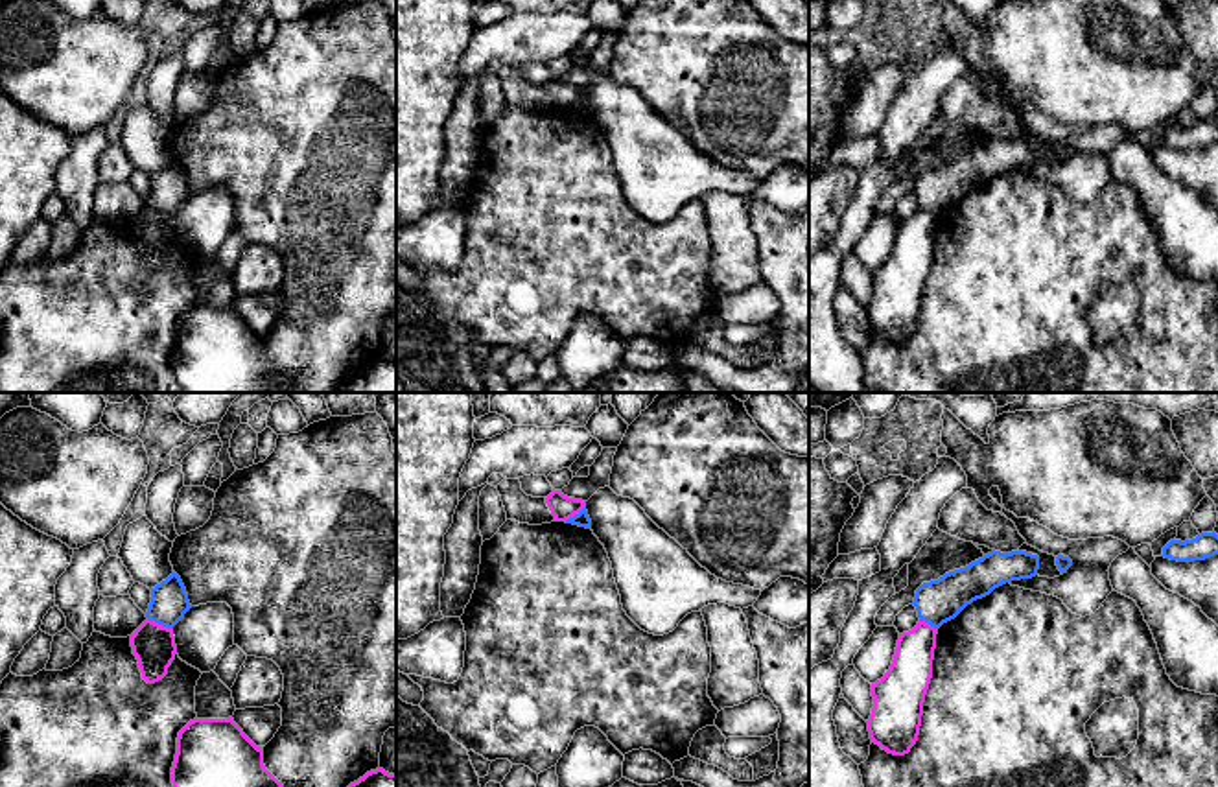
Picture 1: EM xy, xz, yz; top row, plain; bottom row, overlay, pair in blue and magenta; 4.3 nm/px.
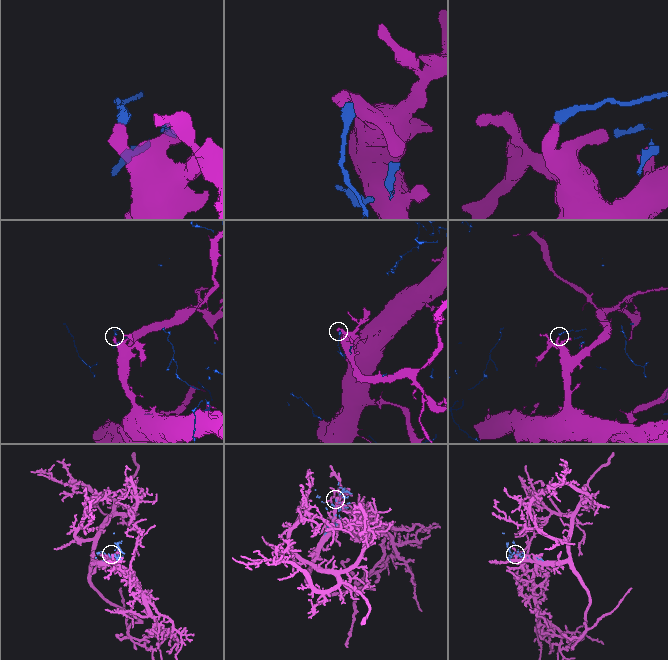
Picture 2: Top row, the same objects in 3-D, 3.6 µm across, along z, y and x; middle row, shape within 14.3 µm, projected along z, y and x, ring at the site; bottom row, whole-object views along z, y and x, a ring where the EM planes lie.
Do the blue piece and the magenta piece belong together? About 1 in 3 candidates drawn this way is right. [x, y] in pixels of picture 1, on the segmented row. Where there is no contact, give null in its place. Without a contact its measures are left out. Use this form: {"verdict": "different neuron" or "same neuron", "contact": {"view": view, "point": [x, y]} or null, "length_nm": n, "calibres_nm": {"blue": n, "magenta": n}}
{"verdict": "different neuron", "contact": {"view": "xy", "point": [161, 623]}, "length_nm": 120, "calibres_nm": {"blue": 160, "magenta": 190}}

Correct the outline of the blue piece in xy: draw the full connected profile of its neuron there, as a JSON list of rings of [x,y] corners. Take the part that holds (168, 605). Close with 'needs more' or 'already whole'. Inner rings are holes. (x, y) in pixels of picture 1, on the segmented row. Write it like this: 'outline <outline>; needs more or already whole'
outline [[[173,571],[166,581],[151,588],[151,603],[146,617],[173,628],[192,608],[181,577]]]; already whole

